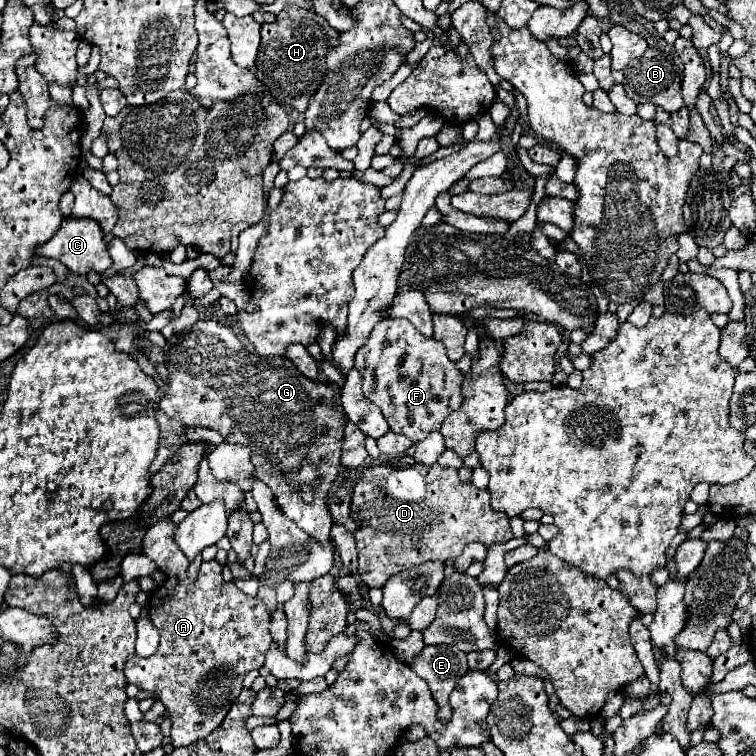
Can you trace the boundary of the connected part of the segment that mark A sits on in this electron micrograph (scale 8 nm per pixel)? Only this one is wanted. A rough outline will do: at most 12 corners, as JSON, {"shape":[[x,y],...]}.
{"shape":[[162,519],[142,539],[166,581],[158,651],[126,681],[172,713],[172,745],[212,733],[264,665],[258,597],[188,559]]}

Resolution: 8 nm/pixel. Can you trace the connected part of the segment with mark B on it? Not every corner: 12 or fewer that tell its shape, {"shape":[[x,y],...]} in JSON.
{"shape":[[648,47],[624,69],[636,103],[674,113],[684,107],[680,71],[664,51]]}

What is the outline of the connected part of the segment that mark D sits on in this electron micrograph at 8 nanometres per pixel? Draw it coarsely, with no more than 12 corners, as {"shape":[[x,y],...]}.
{"shape":[[372,465],[352,491],[366,587],[512,539],[488,489]]}

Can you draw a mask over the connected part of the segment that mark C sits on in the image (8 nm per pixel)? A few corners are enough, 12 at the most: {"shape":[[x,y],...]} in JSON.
{"shape":[[64,219],[36,249],[86,275],[112,265],[108,241],[90,219]]}

